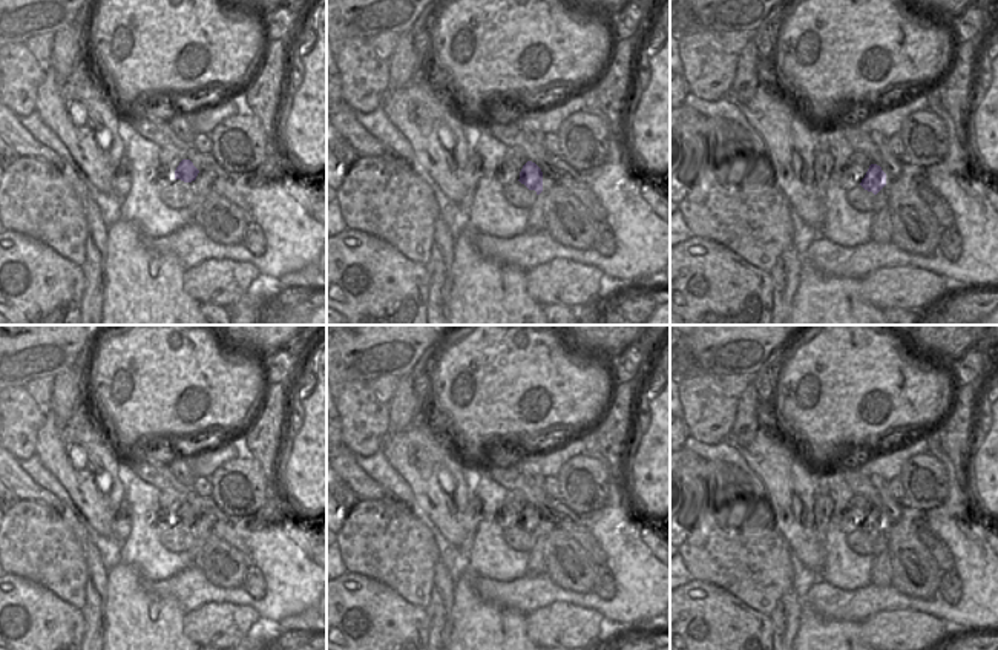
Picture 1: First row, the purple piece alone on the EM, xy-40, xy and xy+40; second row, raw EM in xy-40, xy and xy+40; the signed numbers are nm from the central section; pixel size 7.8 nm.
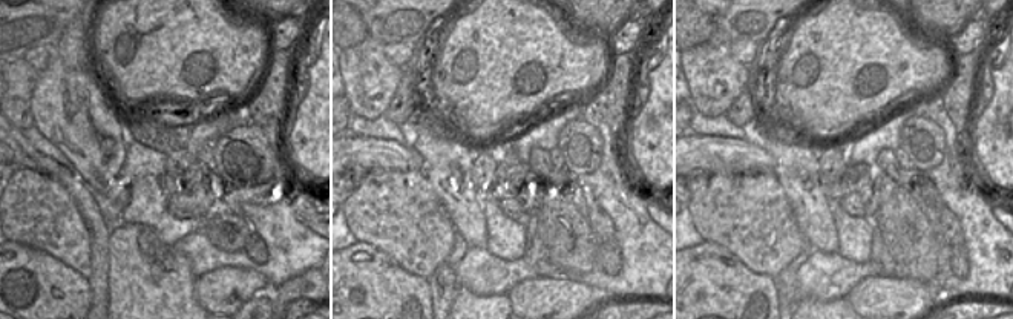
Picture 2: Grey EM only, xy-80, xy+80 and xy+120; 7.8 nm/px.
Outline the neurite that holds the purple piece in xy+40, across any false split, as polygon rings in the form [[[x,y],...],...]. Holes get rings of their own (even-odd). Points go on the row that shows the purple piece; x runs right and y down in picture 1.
[[[871,164],[860,185],[877,195],[886,185],[886,173],[880,166]]]

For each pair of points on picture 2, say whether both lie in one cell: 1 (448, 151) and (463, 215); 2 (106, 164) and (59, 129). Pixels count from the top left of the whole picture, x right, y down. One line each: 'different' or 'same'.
1: same
2: same

